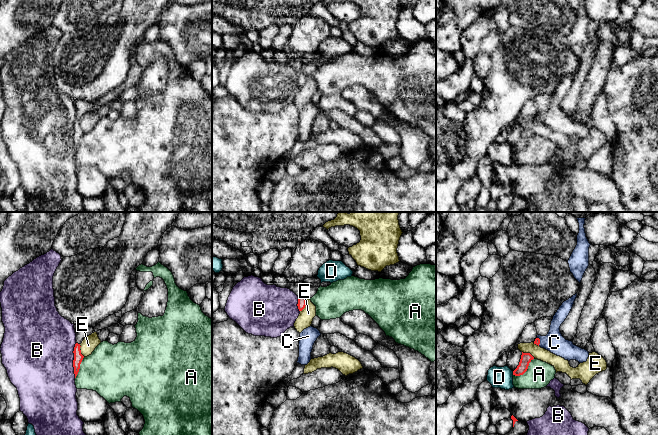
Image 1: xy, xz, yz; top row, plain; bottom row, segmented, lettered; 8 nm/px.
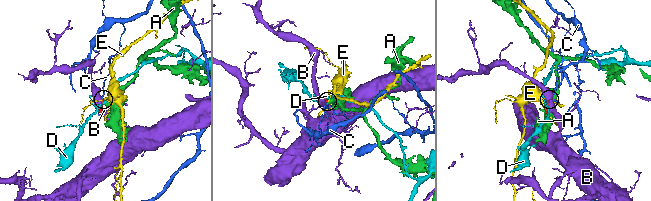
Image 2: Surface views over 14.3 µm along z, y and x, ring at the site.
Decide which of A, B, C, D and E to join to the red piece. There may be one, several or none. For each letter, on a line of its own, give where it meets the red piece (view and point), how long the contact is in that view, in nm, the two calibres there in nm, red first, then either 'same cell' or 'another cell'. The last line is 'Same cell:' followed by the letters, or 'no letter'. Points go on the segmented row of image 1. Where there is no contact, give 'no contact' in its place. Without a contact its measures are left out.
A: yz (525, 371) | 220 nm | 90/200 nm | another cell
B: xy (73, 360) | 280 nm | 80/500 nm | another cell
C: yz (539, 341) | 70 nm | 50/160 nm | same cell
D: yz (513, 373) | 30 nm | 90/180 nm | another cell
E: xz (305, 305) | 120 nm | 70/120 nm | another cell
Same cell: C

